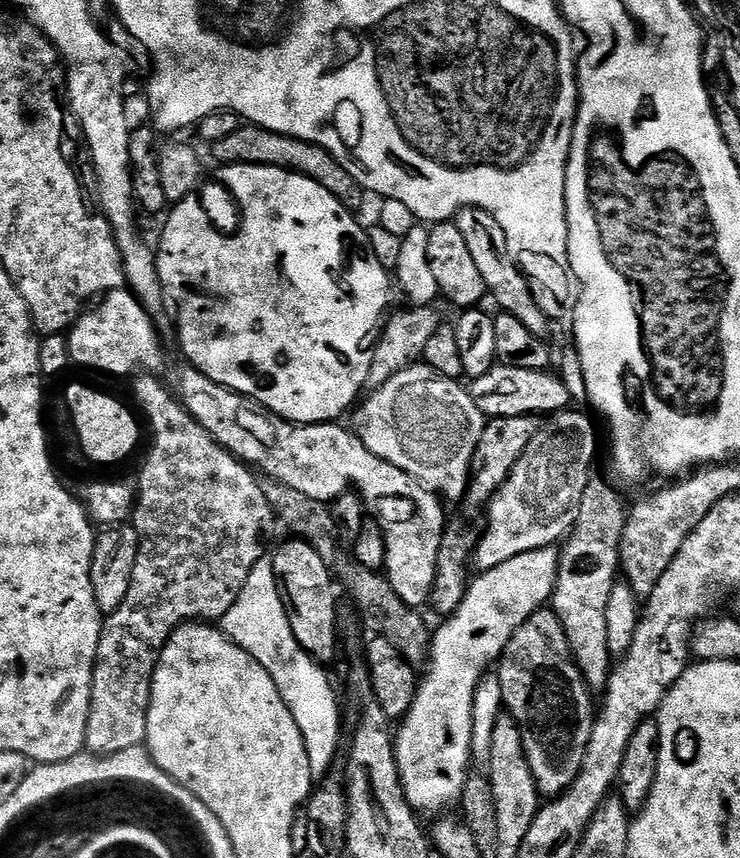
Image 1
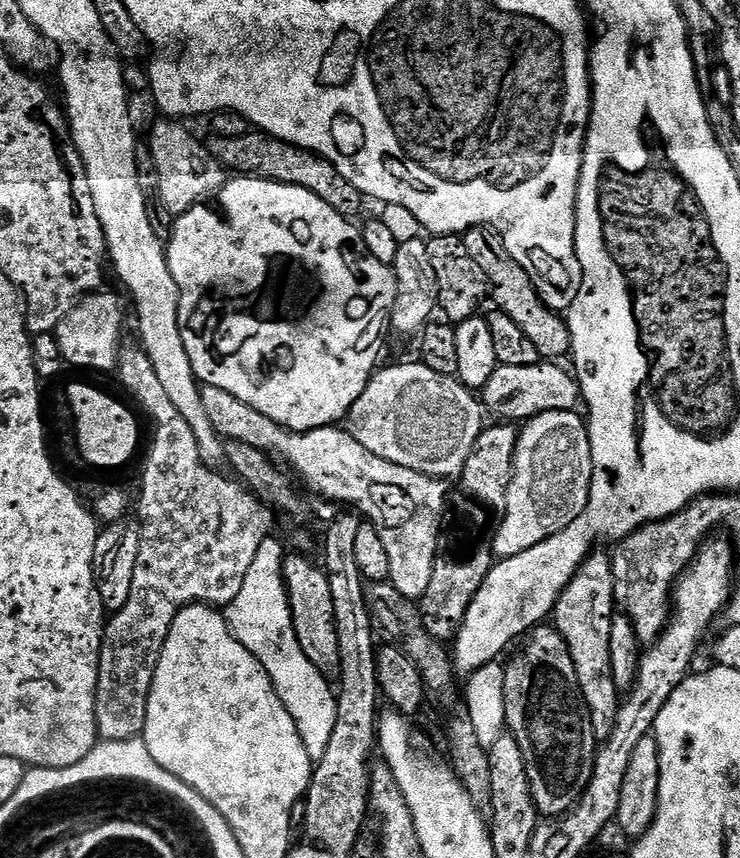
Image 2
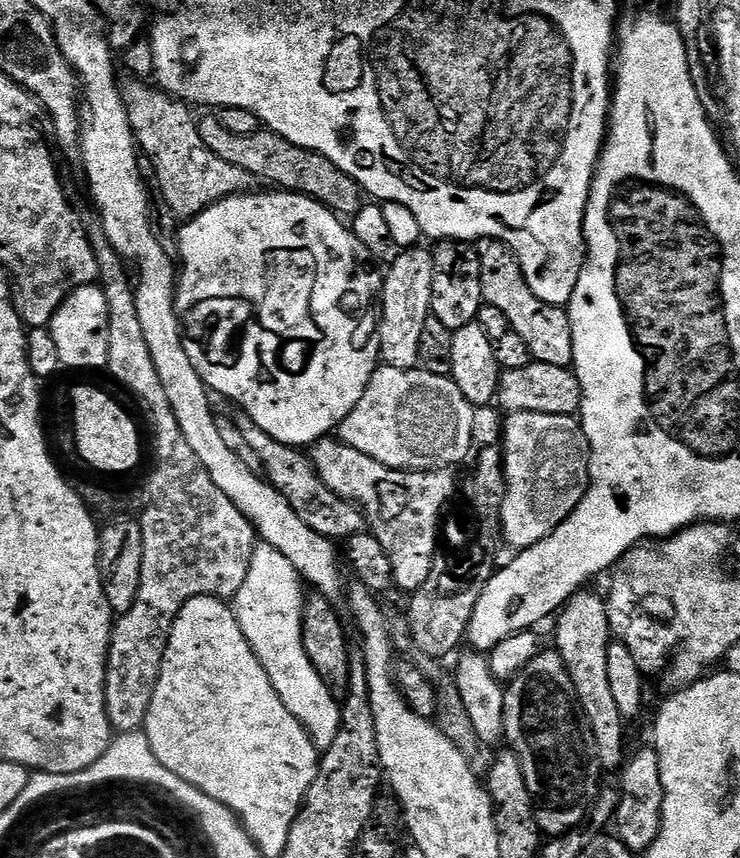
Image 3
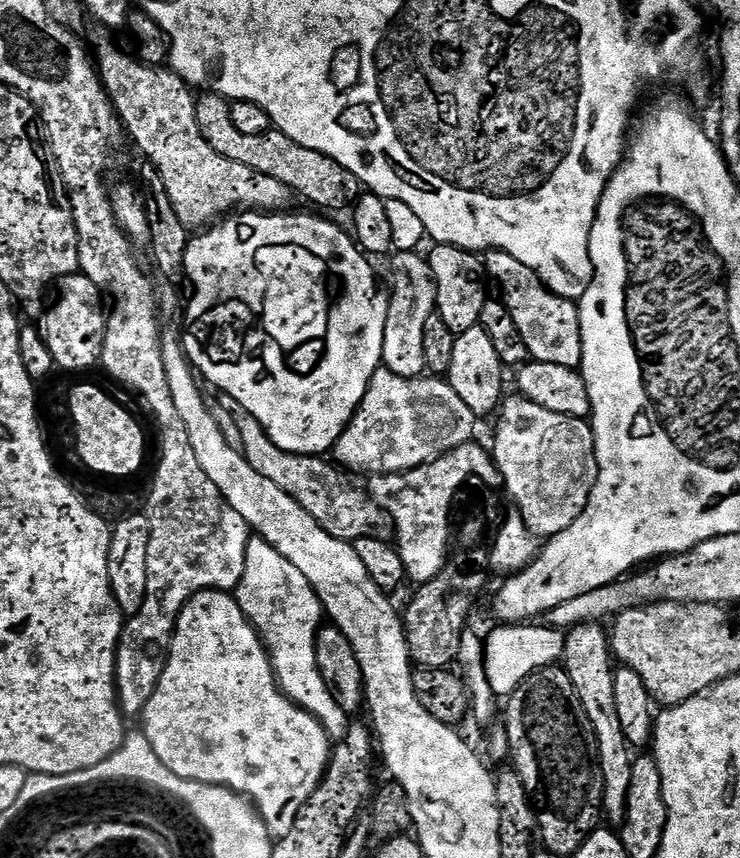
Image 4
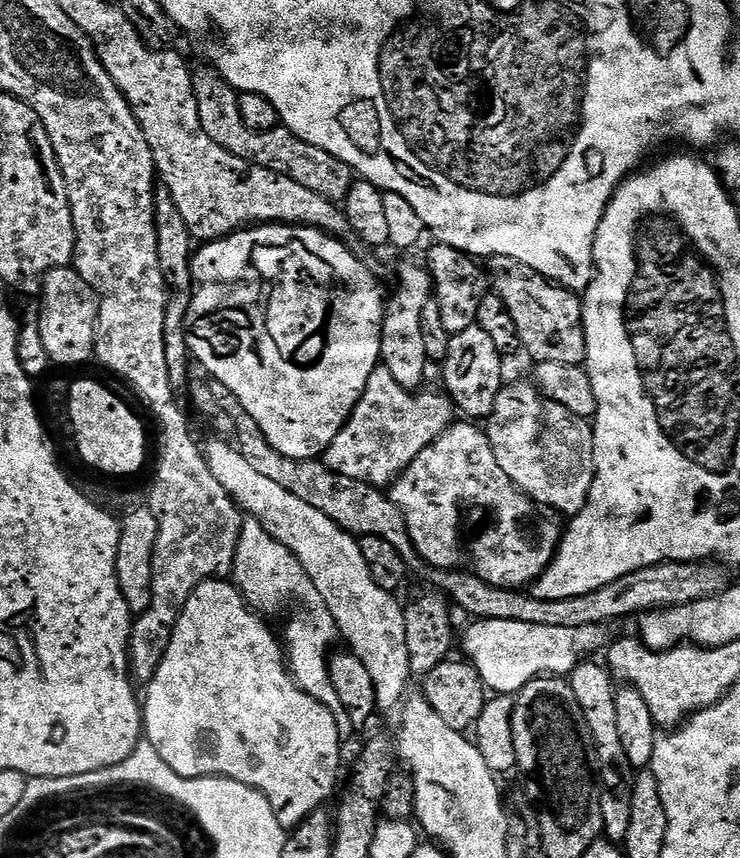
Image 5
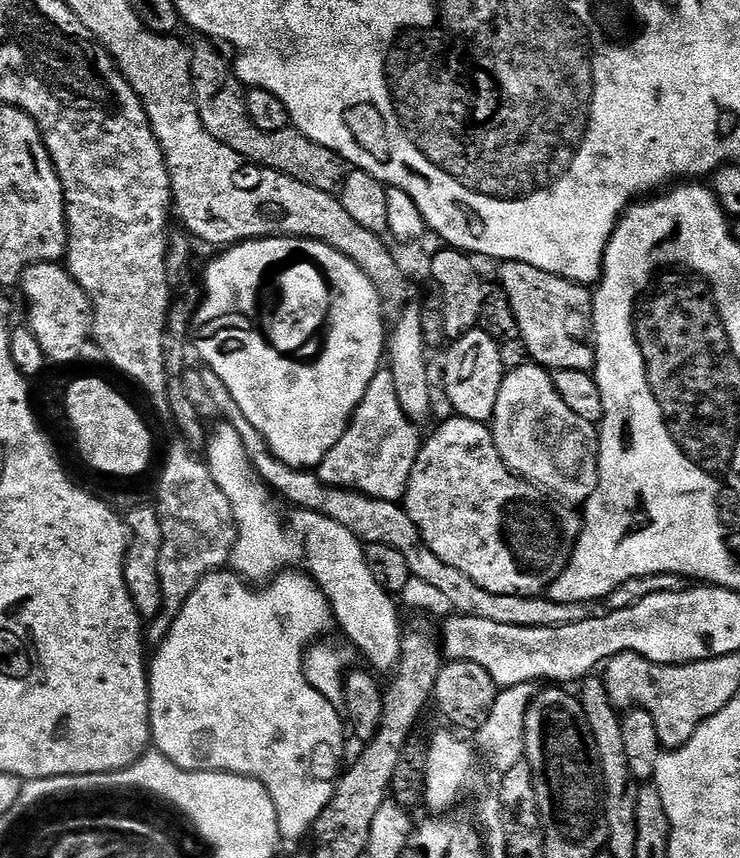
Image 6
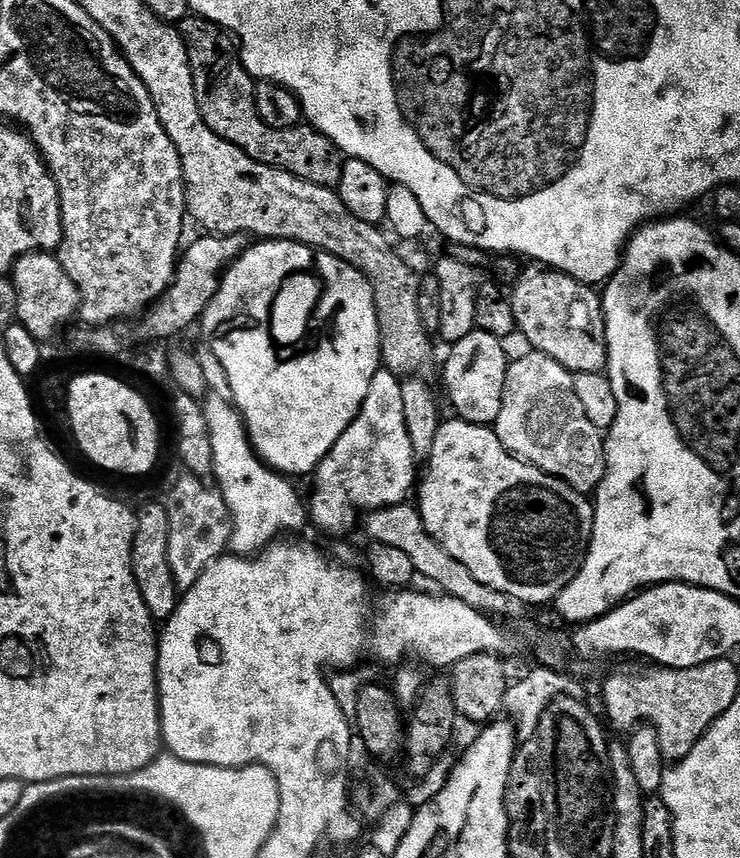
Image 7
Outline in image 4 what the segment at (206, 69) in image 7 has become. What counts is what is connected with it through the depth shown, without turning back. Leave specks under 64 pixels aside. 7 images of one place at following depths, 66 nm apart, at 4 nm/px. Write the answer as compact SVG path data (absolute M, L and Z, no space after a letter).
M208 90L196 101L196 117L198 130L202 130L202 138L214 151L222 154L222 158L230 158L230 162L242 162L242 166L250 166L250 170L258 170L270 178L278 178L278 182L286 182L297 197L317 204L325 213L340 212L344 207L355 205L362 195L360 180L346 166L334 162L326 154L313 148L298 146L286 134L273 131L267 136L251 136L241 134L230 122L229 101L215 91Z

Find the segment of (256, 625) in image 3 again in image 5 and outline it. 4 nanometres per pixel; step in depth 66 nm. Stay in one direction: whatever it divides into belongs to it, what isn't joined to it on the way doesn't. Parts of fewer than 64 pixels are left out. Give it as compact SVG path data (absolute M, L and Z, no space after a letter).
M248 518L240 525L231 579L238 585L238 591L244 595L248 607L261 617L273 618L283 612L288 615L288 625L282 631L282 643L292 679L302 691L310 694L310 698L322 702L322 706L334 714L341 737L353 735L354 729L346 714L346 706L342 706L342 698L338 698L328 673L328 647L341 639L340 627L334 622L334 614L330 614L326 602L322 602L322 594L318 594L306 570L302 570L302 562L298 562L298 558L294 558L294 554L286 550L286 546L282 546L282 542L278 542L256 519Z

